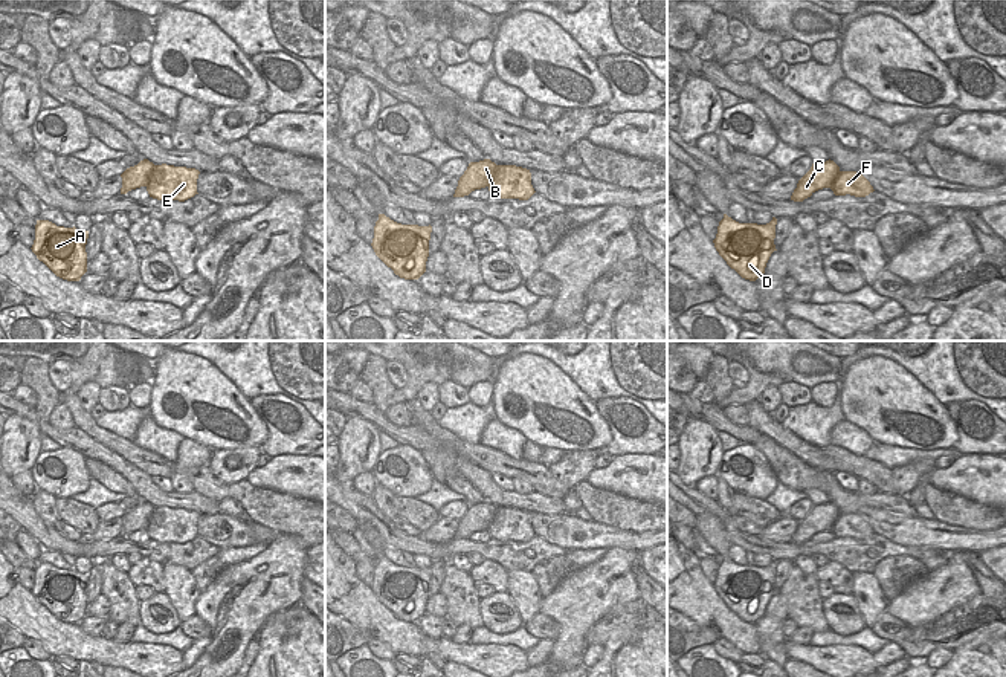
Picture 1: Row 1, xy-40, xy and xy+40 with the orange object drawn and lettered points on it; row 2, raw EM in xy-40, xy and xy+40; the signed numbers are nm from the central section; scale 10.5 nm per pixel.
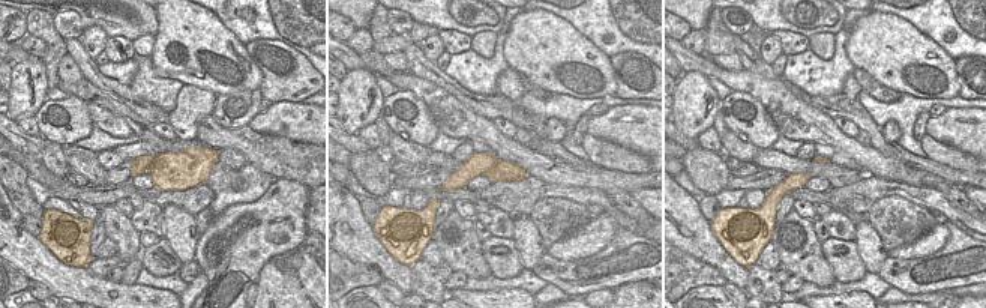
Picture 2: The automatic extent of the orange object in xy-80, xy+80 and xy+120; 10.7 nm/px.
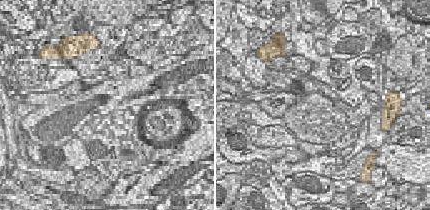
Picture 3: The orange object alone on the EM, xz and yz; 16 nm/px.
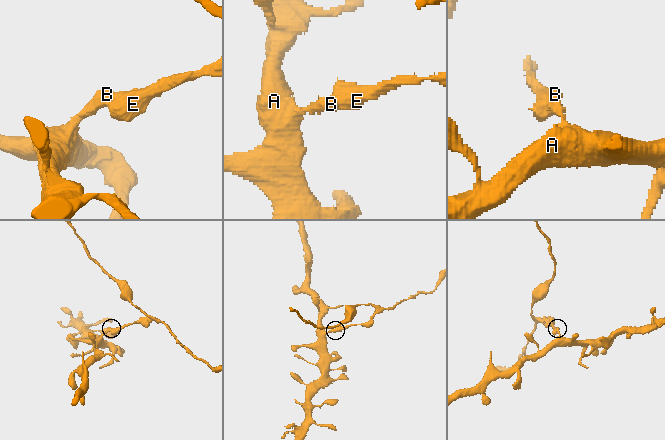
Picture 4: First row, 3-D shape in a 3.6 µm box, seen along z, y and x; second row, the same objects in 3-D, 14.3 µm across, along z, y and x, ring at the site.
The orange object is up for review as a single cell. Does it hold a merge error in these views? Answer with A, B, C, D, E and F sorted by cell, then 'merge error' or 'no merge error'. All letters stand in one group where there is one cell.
groups A B C D / E F; merge error

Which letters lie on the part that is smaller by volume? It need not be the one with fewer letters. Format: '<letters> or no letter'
E, F

